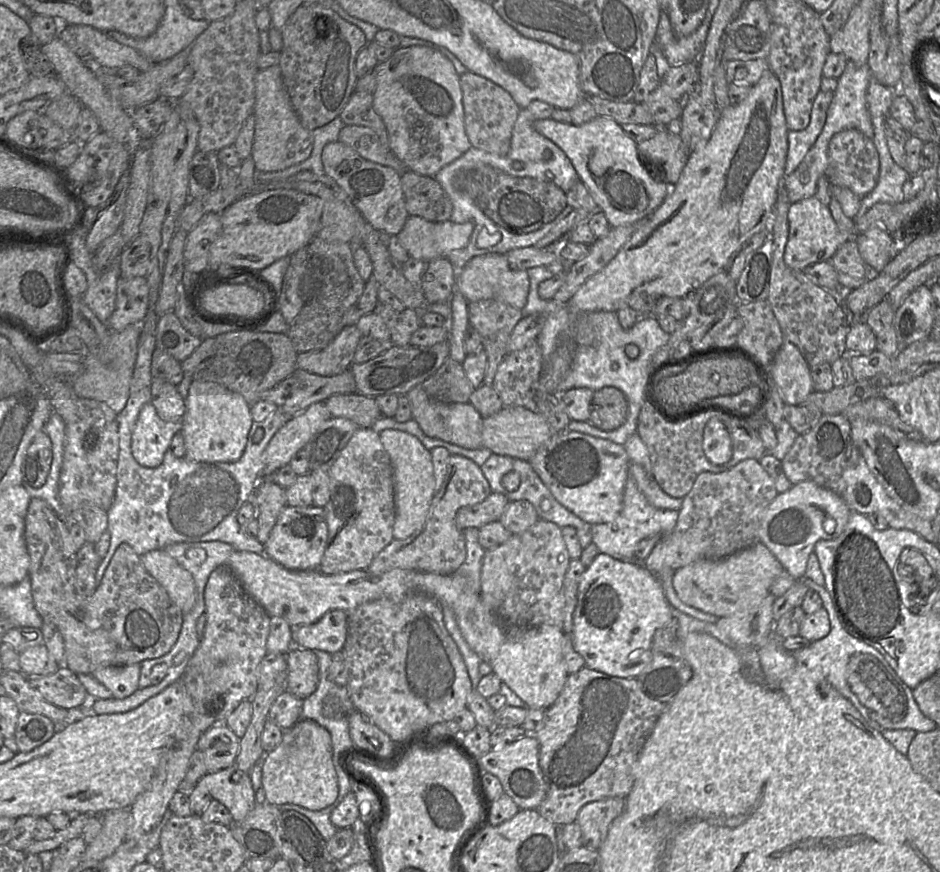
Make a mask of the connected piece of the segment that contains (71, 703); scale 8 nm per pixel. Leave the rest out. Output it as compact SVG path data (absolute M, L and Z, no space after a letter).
M58 667L57 671L50 675L27 679L45 701L58 708L79 708L90 701L90 696L77 674L66 667Z

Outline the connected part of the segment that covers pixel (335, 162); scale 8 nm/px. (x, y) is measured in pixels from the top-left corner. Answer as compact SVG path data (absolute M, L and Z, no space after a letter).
M335 141L327 144L321 155L324 172L344 190L354 207L373 228L391 236L397 235L409 216L401 186L401 173L368 161L352 148Z

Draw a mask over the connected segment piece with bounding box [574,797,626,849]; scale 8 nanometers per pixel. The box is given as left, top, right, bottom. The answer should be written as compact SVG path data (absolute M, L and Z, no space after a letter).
M612 797L584 805L576 821L582 833L582 846L598 849L605 841L611 823L623 813L625 798Z

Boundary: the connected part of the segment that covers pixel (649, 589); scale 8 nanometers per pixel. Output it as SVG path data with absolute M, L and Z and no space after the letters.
M599 553L580 577L570 637L574 650L583 657L585 667L609 676L636 678L652 660L651 645L655 631L672 620L672 607L653 572L643 563L623 562Z

